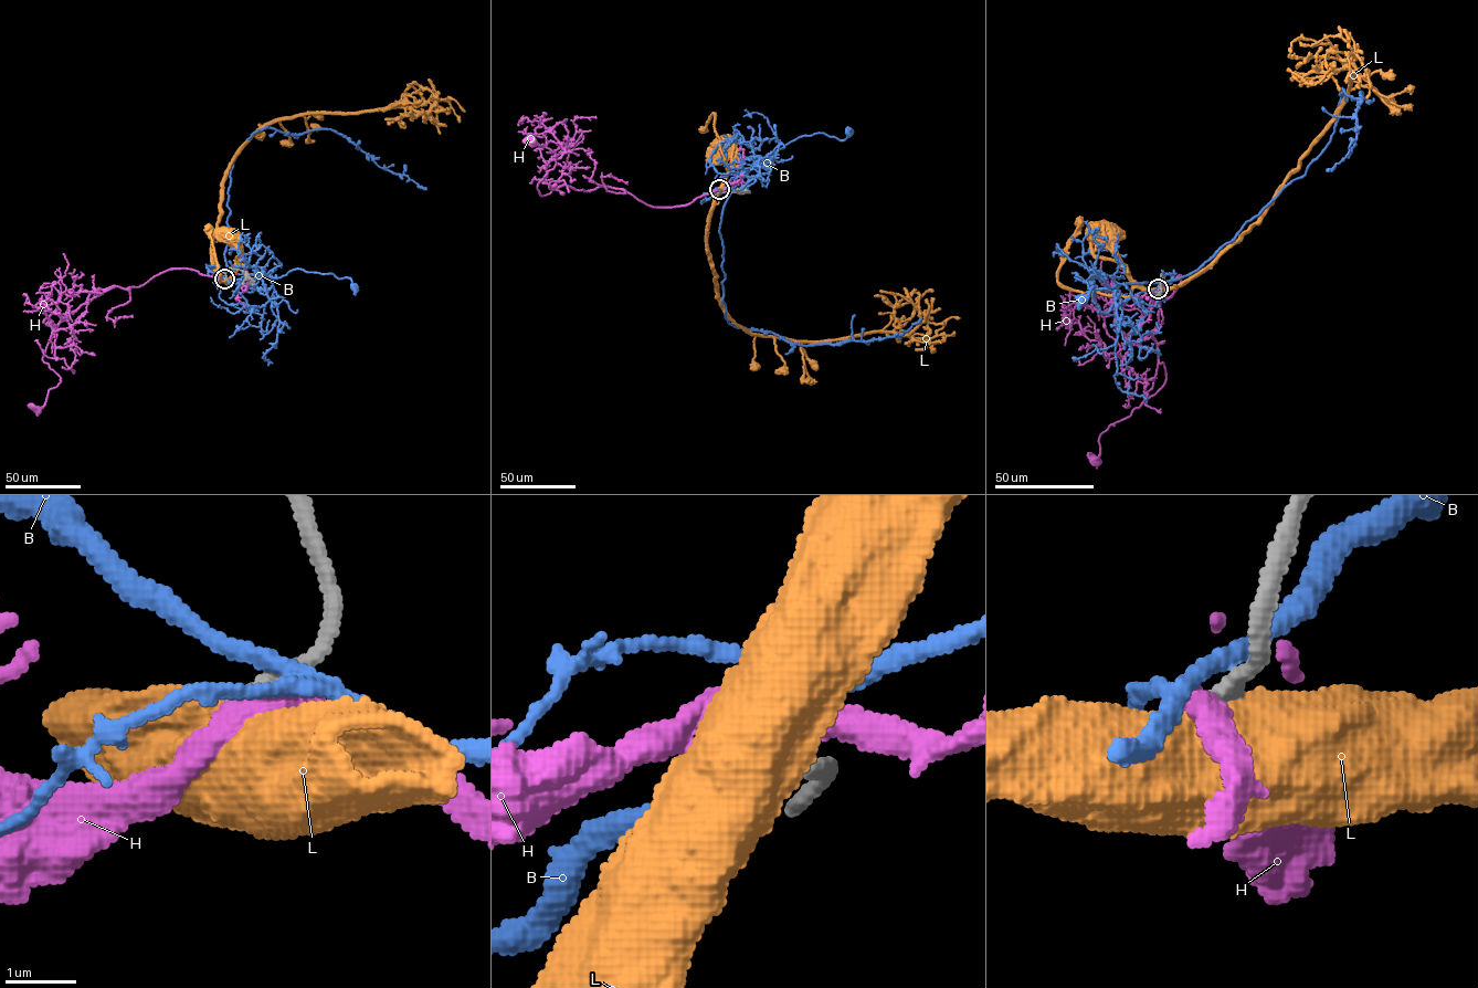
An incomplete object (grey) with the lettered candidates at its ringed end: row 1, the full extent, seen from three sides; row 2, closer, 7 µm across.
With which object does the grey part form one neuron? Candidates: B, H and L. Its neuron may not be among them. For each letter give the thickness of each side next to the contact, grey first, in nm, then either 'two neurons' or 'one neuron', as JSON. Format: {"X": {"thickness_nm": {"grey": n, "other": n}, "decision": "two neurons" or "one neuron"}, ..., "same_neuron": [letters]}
{"B": {"thickness_nm": {"grey": 320, "other": 240}, "decision": "two neurons"}, "H": {"thickness_nm": {"grey": 280, "other": 360}, "decision": "two neurons"}, "L": {"thickness_nm": {"grey": 280, "other": 800}, "decision": "two neurons"}, "same_neuron": []}

